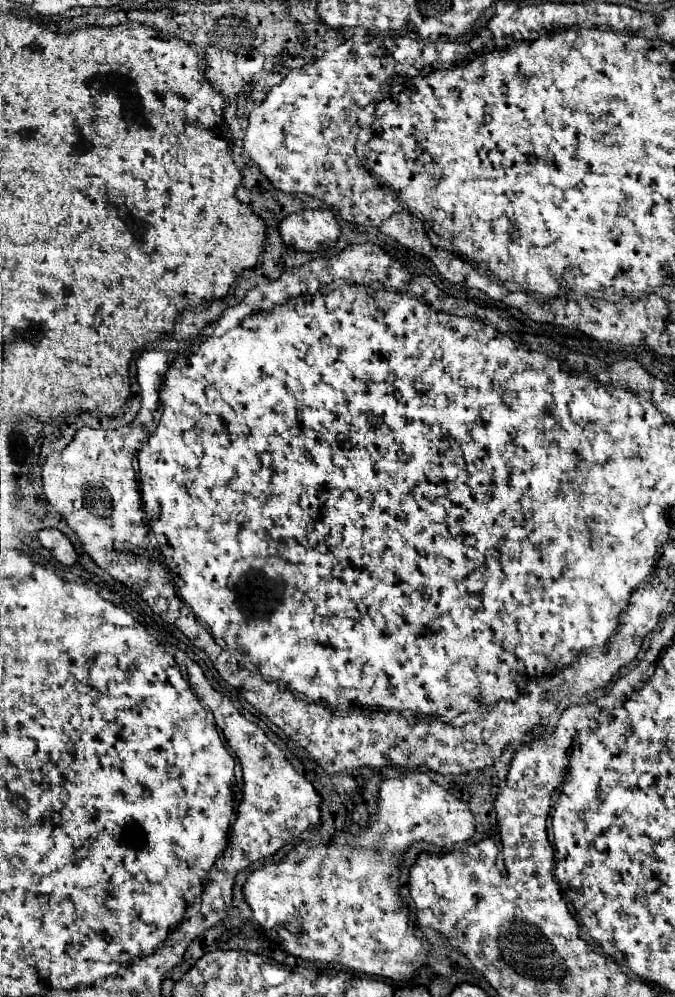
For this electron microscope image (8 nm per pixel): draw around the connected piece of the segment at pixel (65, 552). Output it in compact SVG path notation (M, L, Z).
M42 529L38 533L38 539L40 539L42 547L46 547L62 565L74 567L78 563L76 549L74 549L72 541L62 531L58 531L58 529Z

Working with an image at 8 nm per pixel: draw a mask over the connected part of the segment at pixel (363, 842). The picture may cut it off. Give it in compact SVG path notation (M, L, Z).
M412 771L406 775L382 779L378 787L376 813L370 817L366 829L357 839L347 838L346 833L338 832L328 845L302 841L280 863L266 865L250 873L242 891L246 903L252 909L256 925L262 929L274 929L287 954L306 961L340 963L356 973L380 975L392 981L409 980L416 975L412 969L418 971L426 965L428 951L408 929L408 909L404 907L398 891L398 863L408 851L407 848L416 841L450 848L452 845L466 843L474 833L474 815L466 803L436 785L426 773Z

